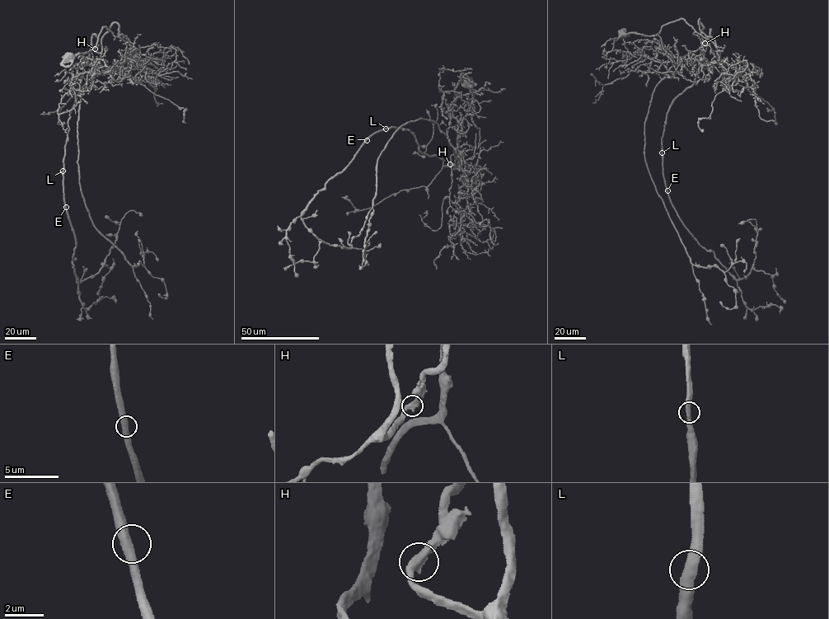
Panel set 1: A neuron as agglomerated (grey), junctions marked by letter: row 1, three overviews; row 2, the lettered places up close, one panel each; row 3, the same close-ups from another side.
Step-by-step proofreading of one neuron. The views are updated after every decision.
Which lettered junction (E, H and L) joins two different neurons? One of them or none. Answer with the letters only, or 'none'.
none

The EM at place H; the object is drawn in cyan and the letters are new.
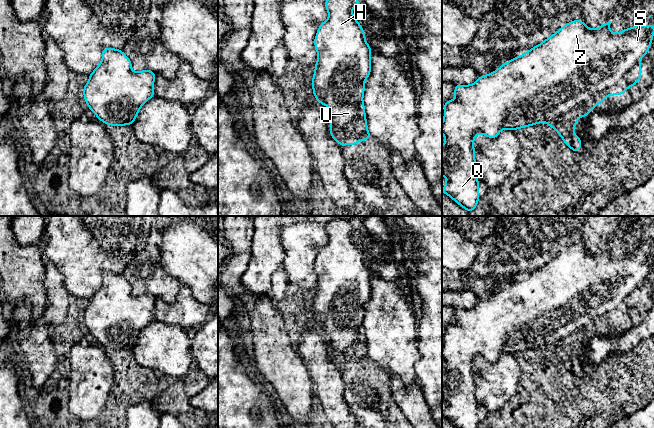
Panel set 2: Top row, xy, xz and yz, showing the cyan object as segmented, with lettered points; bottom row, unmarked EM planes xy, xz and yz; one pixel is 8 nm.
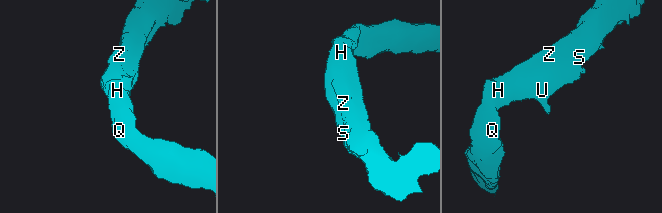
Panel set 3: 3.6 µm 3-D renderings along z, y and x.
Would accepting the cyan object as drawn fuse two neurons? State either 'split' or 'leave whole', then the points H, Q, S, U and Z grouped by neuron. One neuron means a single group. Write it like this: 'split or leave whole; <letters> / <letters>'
leave whole; H Q S U Z

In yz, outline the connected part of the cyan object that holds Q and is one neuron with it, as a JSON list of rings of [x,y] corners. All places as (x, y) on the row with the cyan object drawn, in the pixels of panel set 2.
[[[582,20],[565,24],[552,36],[527,53],[502,64],[496,71],[480,76],[472,85],[455,85],[455,100],[444,103],[442,133],[445,144],[442,146],[442,175],[447,179],[442,192],[451,197],[465,210],[474,211],[479,201],[473,142],[477,134],[496,138],[502,129],[516,130],[537,123],[547,122],[562,137],[564,143],[575,153],[581,149],[581,138],[575,136],[573,128],[578,118],[589,112],[610,95],[622,95],[627,87],[632,88],[641,80],[640,61],[648,53],[654,35],[654,25],[642,26],[639,23],[620,33],[609,30],[610,20],[596,29],[589,29]]]

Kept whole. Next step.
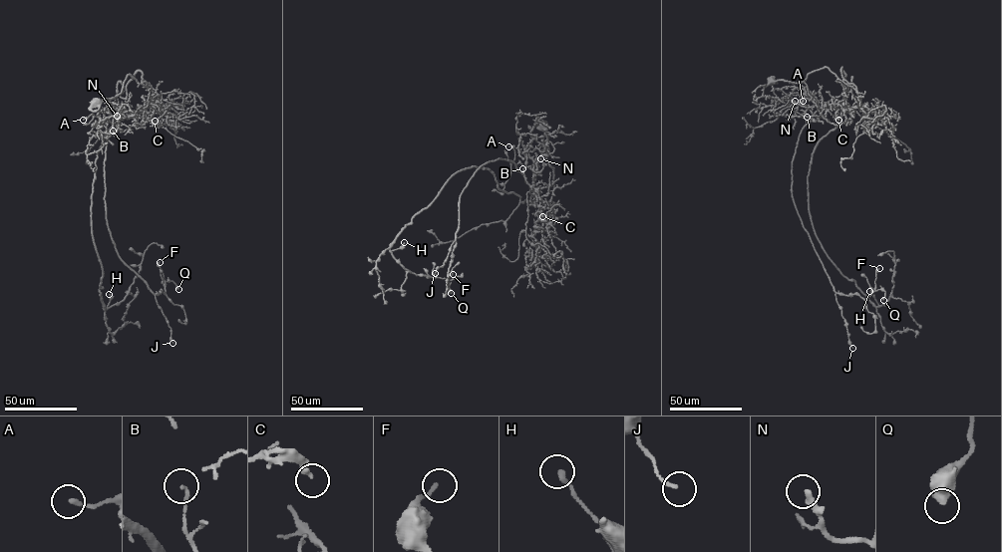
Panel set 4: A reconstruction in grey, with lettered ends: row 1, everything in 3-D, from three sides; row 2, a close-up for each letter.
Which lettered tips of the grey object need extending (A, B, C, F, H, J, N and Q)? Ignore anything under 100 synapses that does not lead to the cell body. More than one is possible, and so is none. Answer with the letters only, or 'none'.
none

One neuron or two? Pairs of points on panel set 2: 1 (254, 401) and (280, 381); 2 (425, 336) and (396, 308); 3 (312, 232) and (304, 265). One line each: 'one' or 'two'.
1: two
2: two
3: one

